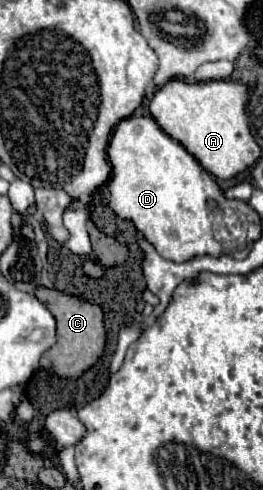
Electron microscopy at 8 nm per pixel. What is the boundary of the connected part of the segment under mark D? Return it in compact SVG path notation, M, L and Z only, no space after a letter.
M133 116L121 120L111 136L109 162L113 166L113 178L109 184L109 206L119 218L131 220L135 228L145 236L147 242L167 260L191 260L191 256L221 256L229 254L213 238L213 202L225 200L223 192L217 188L213 176L171 136L167 136L151 116Z

